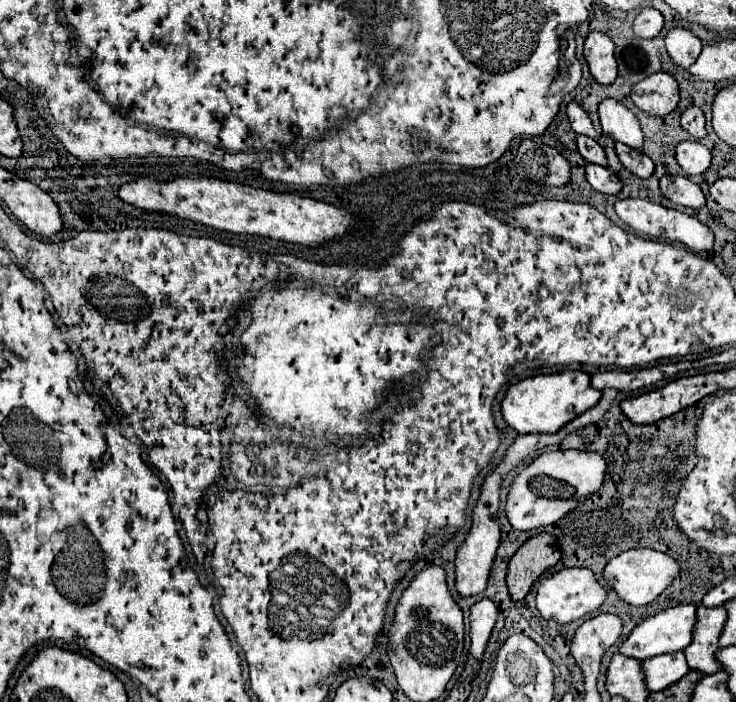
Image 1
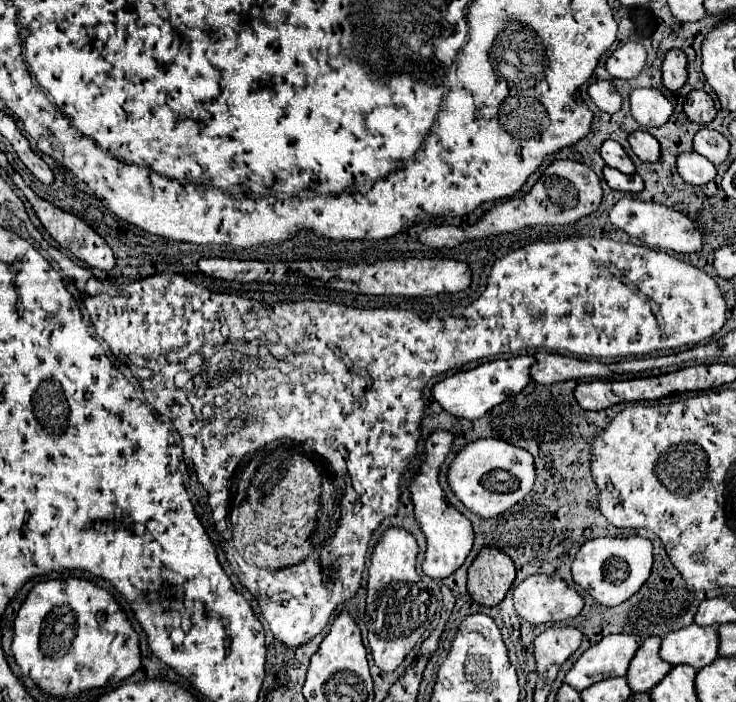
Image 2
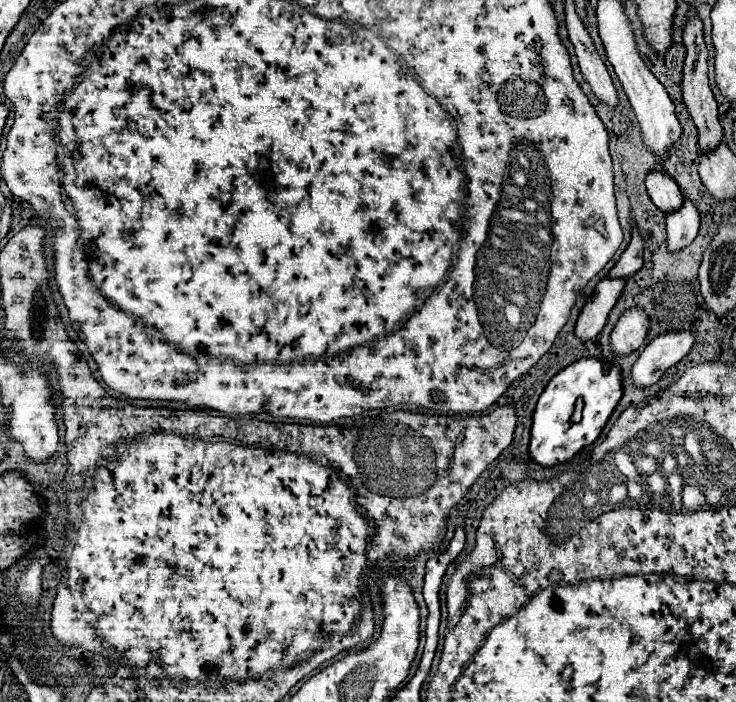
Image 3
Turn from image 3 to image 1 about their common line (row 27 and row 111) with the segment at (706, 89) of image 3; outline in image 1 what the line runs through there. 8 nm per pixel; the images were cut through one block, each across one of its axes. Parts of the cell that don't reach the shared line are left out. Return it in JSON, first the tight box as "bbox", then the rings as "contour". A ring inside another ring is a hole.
{"bbox":[680,106,706,138],"contour":[[[690,106],[684,114],[682,114],[682,118],[680,118],[680,124],[682,124],[682,128],[690,134],[690,136],[694,136],[694,138],[704,138],[706,136],[706,128],[704,128],[704,112],[698,108],[698,106]]]}

